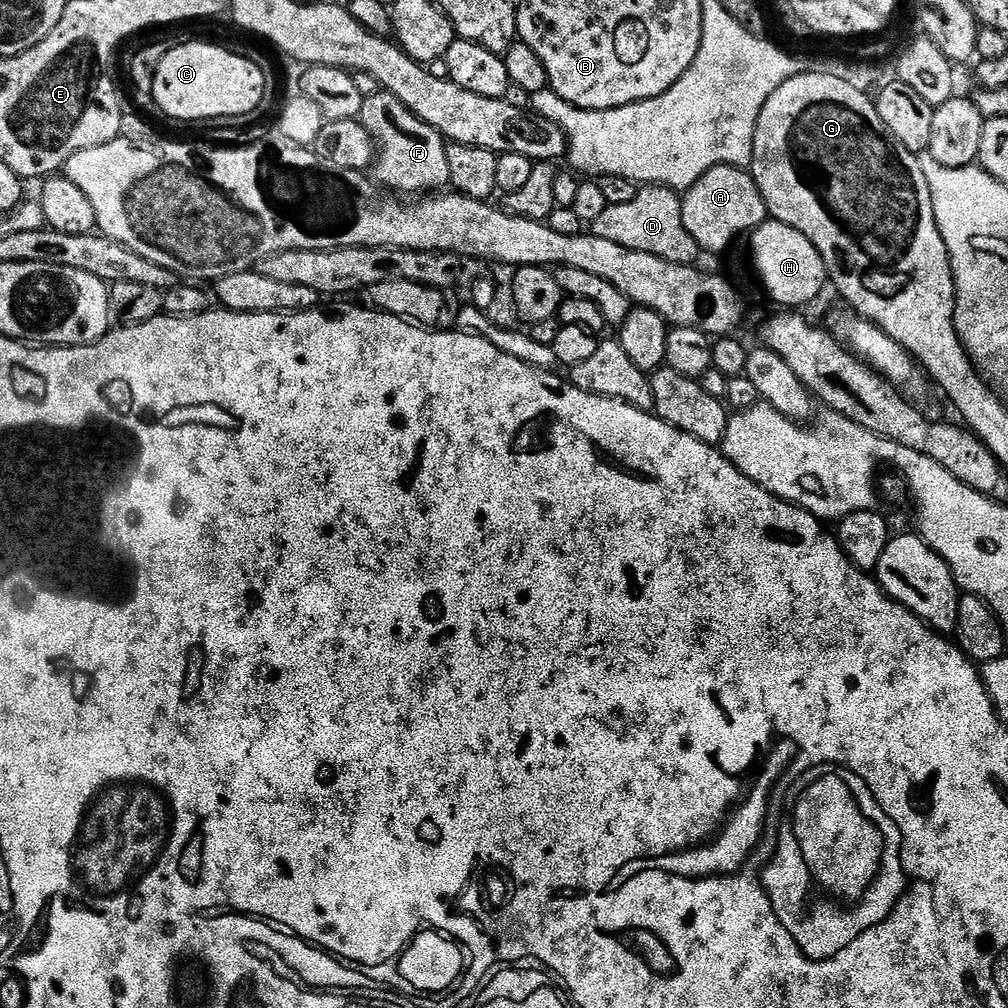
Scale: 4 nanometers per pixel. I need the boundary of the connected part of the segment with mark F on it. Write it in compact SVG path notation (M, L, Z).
M378 91L364 98L358 117L374 141L374 179L396 194L432 194L449 187L450 165L446 163L448 144L434 126L422 122L394 94Z

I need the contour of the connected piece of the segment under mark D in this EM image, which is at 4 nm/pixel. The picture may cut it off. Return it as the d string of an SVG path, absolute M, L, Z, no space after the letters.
M662 184L641 187L632 201L622 202L622 206L610 204L606 210L602 210L602 214L598 214L598 218L591 221L591 235L606 238L606 242L618 242L618 246L626 246L626 250L642 250L675 264L695 265L696 259L702 256L702 249L697 246L690 230L686 230L686 222L682 220L681 199L681 193L677 189L665 188Z

